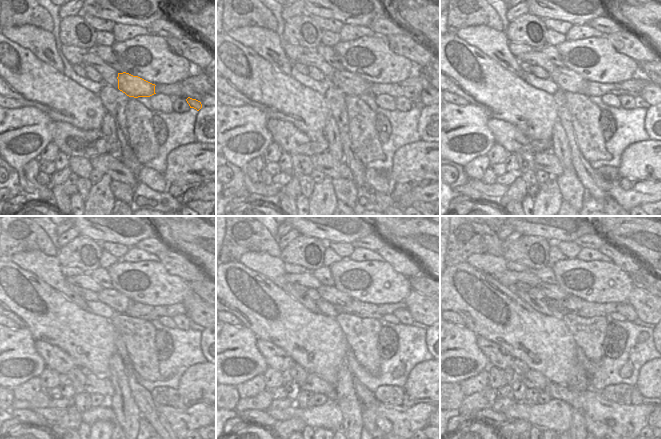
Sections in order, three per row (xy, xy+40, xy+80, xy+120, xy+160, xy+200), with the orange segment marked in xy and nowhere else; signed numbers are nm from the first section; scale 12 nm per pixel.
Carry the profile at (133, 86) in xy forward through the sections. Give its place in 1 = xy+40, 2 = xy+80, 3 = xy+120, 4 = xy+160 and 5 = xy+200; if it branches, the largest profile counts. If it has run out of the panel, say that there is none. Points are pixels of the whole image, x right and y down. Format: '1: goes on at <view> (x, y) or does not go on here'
1: goes on at xy+40 (350, 84)
2: goes on at xy+80 (567, 80)
3: goes on at xy+120 (118, 302)
4: goes on at xy+160 (332, 295)
5: goes on at xy+200 (552, 291)

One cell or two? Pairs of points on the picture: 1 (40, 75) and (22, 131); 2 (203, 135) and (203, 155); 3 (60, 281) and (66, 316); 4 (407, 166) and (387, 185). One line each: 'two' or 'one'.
1: two
2: two
3: two
4: two

